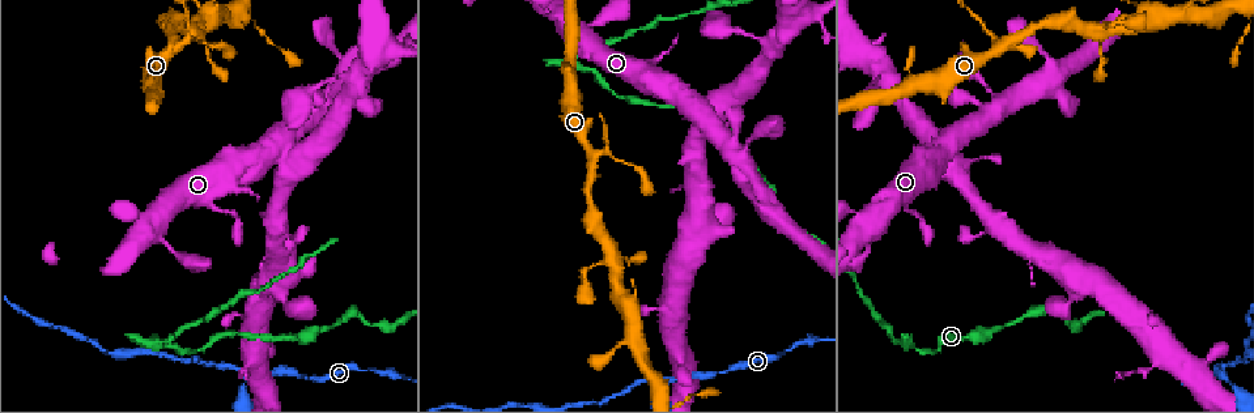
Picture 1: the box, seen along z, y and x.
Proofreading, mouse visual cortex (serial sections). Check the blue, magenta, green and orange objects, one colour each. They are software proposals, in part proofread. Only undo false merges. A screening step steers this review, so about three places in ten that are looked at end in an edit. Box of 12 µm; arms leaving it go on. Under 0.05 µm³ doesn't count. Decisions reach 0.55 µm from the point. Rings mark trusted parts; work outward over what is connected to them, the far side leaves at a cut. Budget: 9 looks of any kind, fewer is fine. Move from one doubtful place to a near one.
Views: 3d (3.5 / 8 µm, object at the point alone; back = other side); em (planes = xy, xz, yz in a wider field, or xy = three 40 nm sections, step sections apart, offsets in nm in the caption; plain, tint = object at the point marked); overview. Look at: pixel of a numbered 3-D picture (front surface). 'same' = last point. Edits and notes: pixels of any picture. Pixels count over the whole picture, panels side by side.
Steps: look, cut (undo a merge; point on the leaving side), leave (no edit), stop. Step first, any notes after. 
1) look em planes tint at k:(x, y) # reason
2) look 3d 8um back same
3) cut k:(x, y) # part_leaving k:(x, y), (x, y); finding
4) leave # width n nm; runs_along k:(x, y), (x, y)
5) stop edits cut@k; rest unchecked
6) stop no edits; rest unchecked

look 3d 3.5um at 1:(290, 154) # abrupt turn

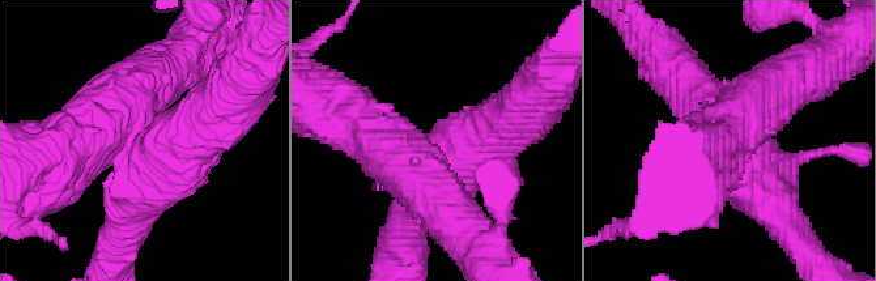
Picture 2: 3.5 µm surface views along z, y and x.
look em xy step 1 tint at 2:(147, 148) # need the tissue

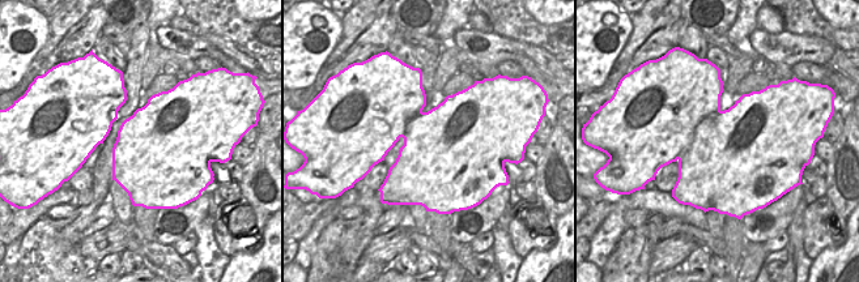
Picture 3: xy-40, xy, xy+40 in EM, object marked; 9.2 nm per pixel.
cut 2:(168, 143) # width 900 nm; border 3:(719, 105), (700, 118), (677, 158); a second cell is stuck on

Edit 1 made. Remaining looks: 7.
look 3d 3.5um at 1:(200, 39) # three-way junction

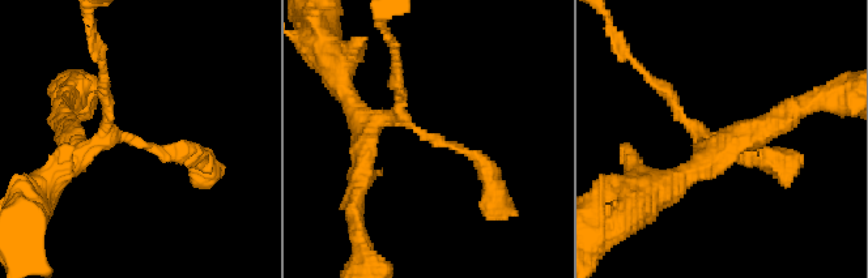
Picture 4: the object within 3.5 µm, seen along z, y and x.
look em xy step 3 plain at 4:(431, 137) # arms 3; arm_widths 150, 200, 250 nm; now the EM

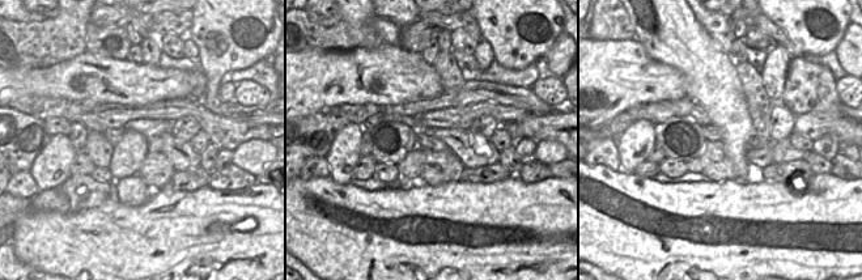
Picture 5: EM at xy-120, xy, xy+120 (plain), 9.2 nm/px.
look em xy step 3 tint same # with the object marked

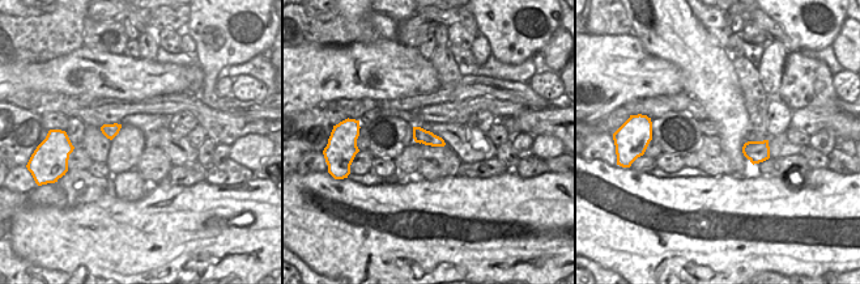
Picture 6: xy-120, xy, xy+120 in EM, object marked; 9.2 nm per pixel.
leave # width 140 nm; runs_along 4:(362, 122), (403, 118), (479, 158), (490, 182); continuous, no second cell

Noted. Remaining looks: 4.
look 3d 3.5um back at 1:(873, 239) # a narrow waist

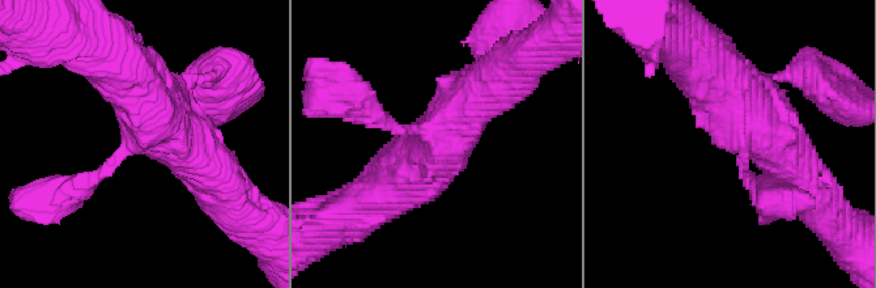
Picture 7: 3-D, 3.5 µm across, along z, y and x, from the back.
look em xy step 5 tint at 7:(133, 141)

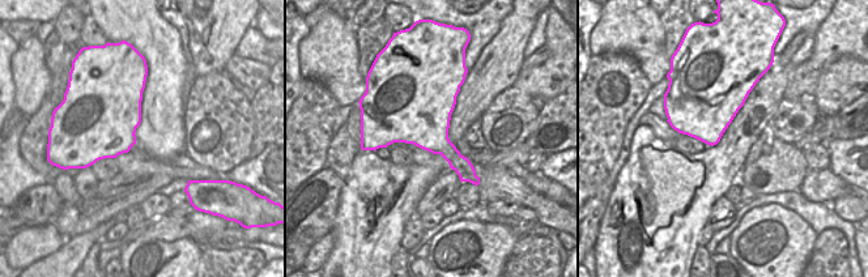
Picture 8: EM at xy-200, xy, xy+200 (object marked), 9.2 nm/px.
leave # runs_along 7:(111, 63), (216, 176); one cell here

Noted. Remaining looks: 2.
look 3d 3.5um back at 1:(1222, 377) # two arms in line, one across

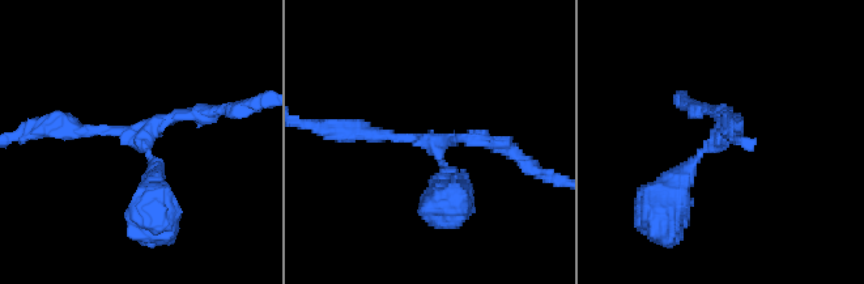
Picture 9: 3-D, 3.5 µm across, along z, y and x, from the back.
look em planes tint at 9:(431, 139) # arms 3; arm_widths 150, 200, 200 nm; need the tissue

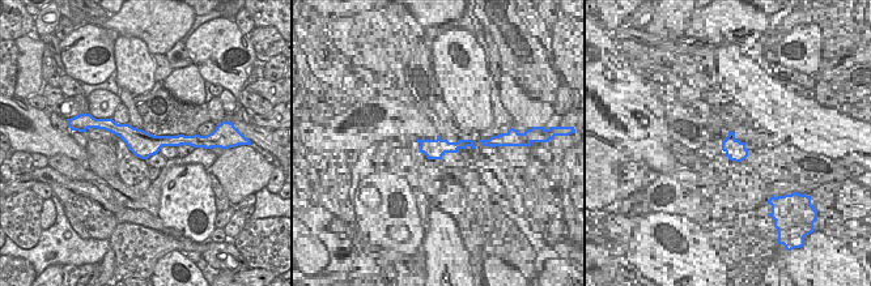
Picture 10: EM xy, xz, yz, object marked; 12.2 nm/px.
leave # width 320 nm; runs_along 9:(343, 131), (511, 151); one cell here

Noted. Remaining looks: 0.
stop edits cut@2; rest unchecked

